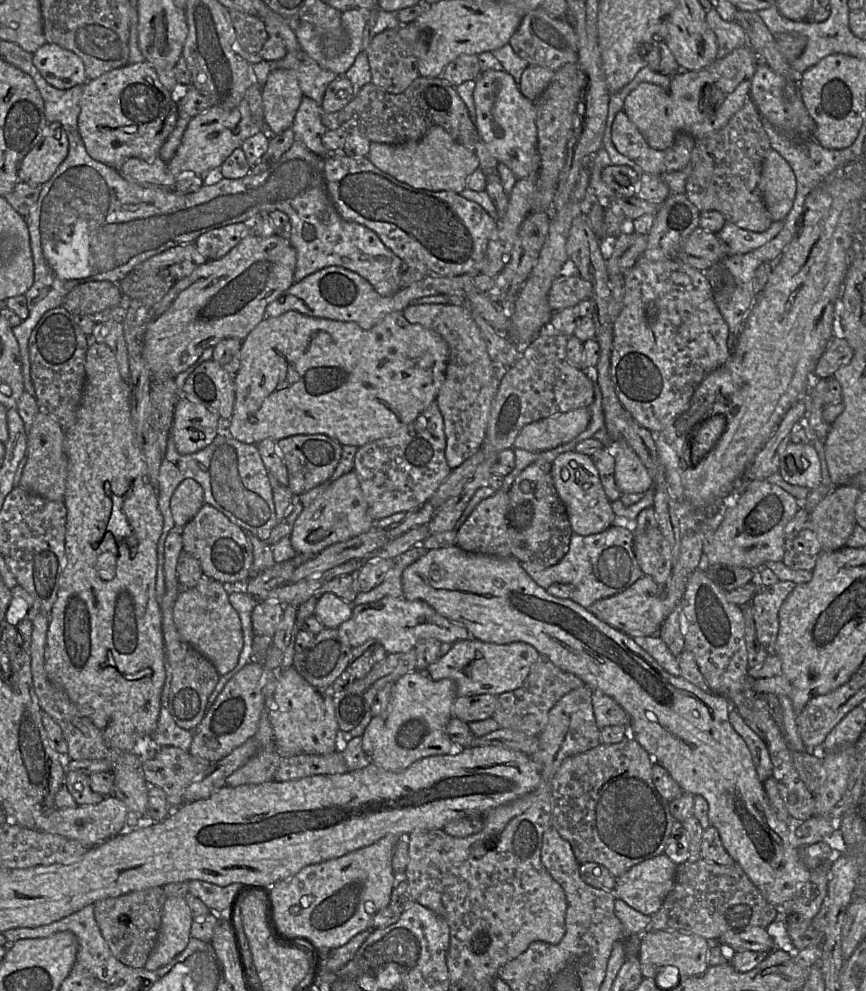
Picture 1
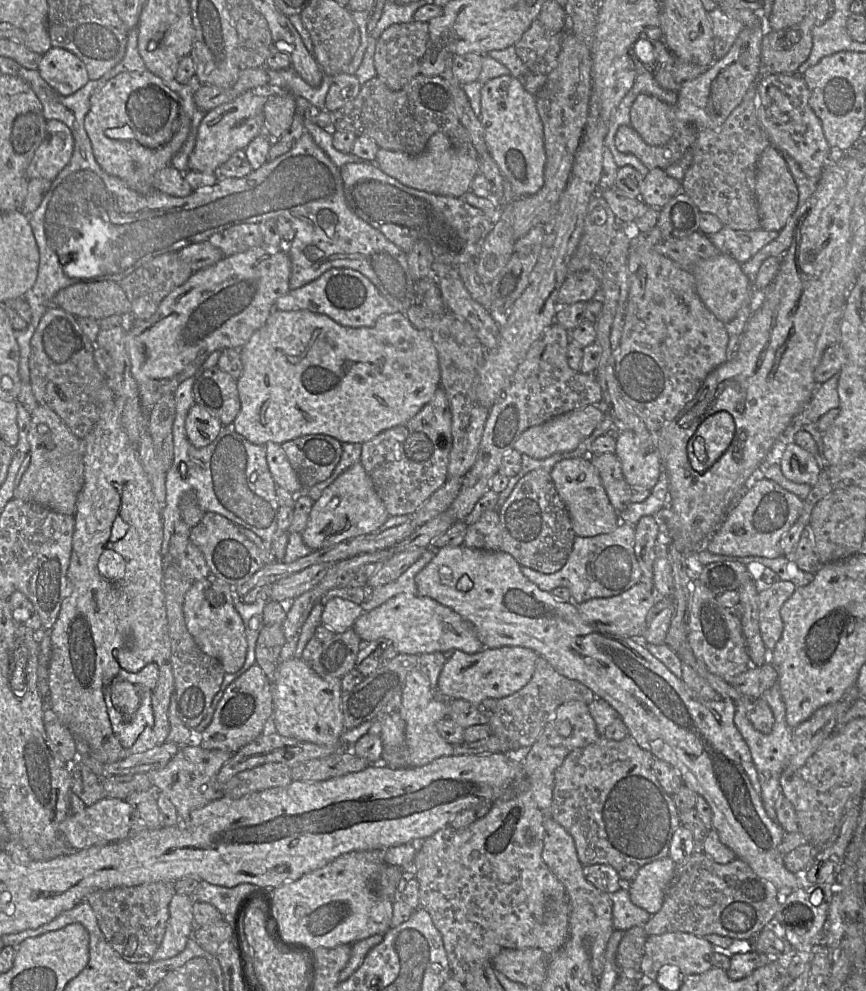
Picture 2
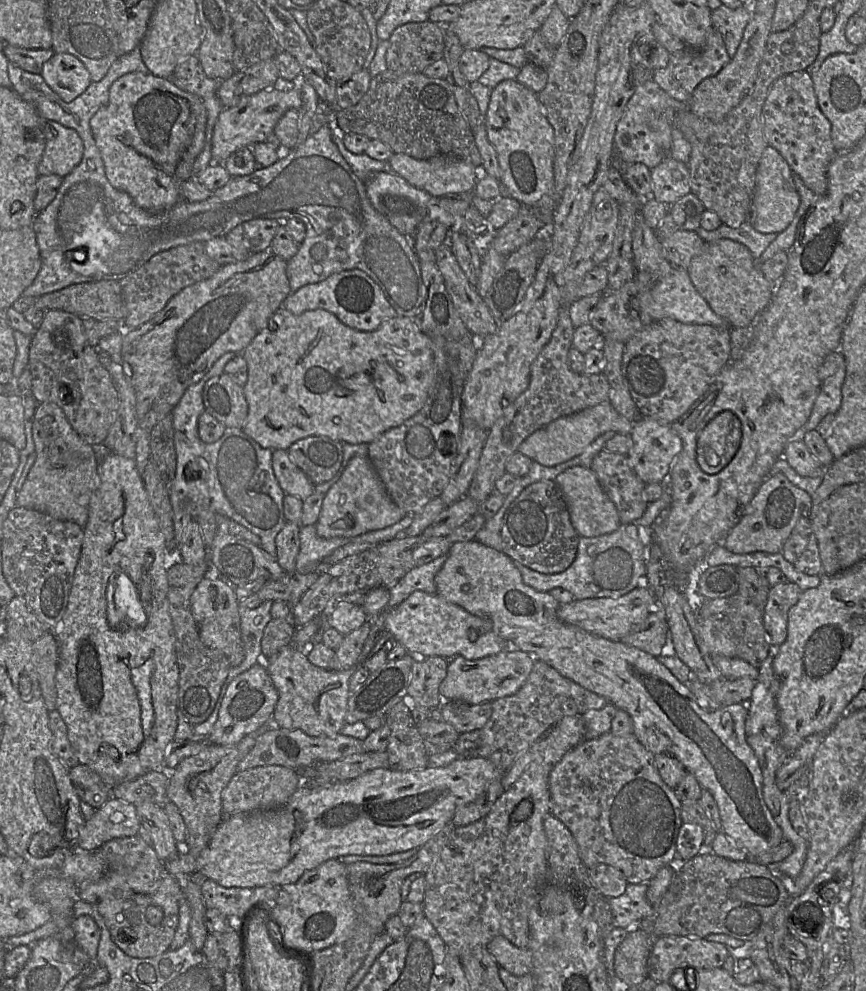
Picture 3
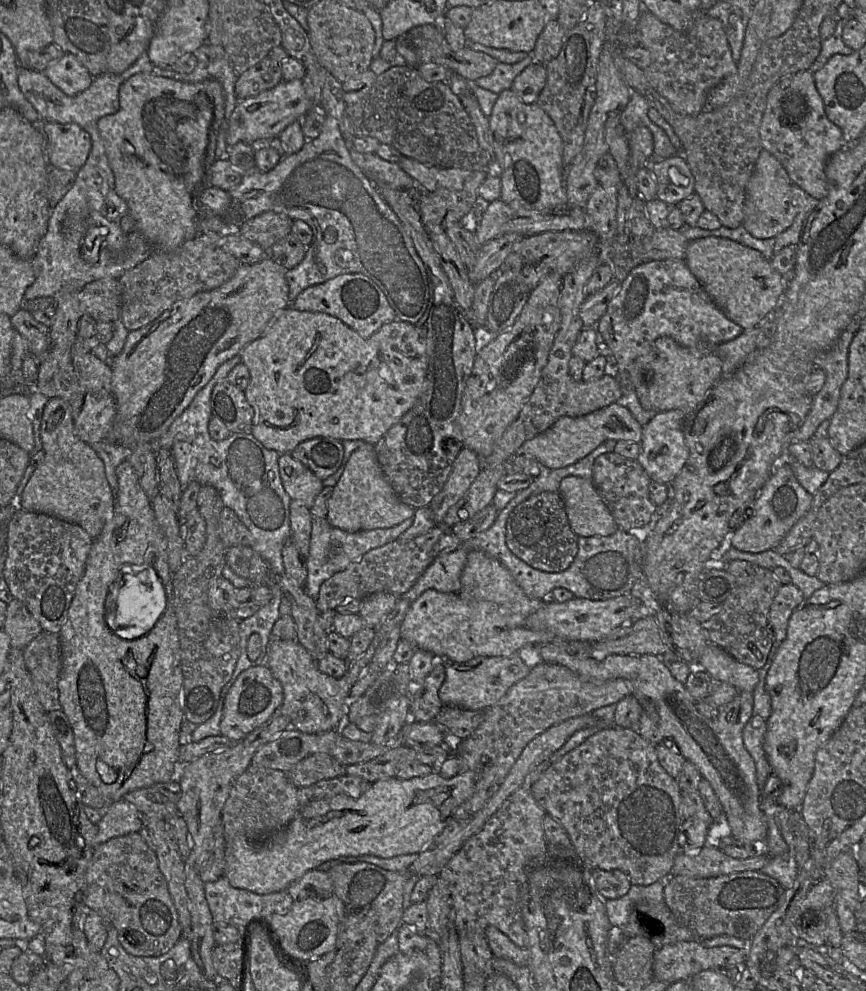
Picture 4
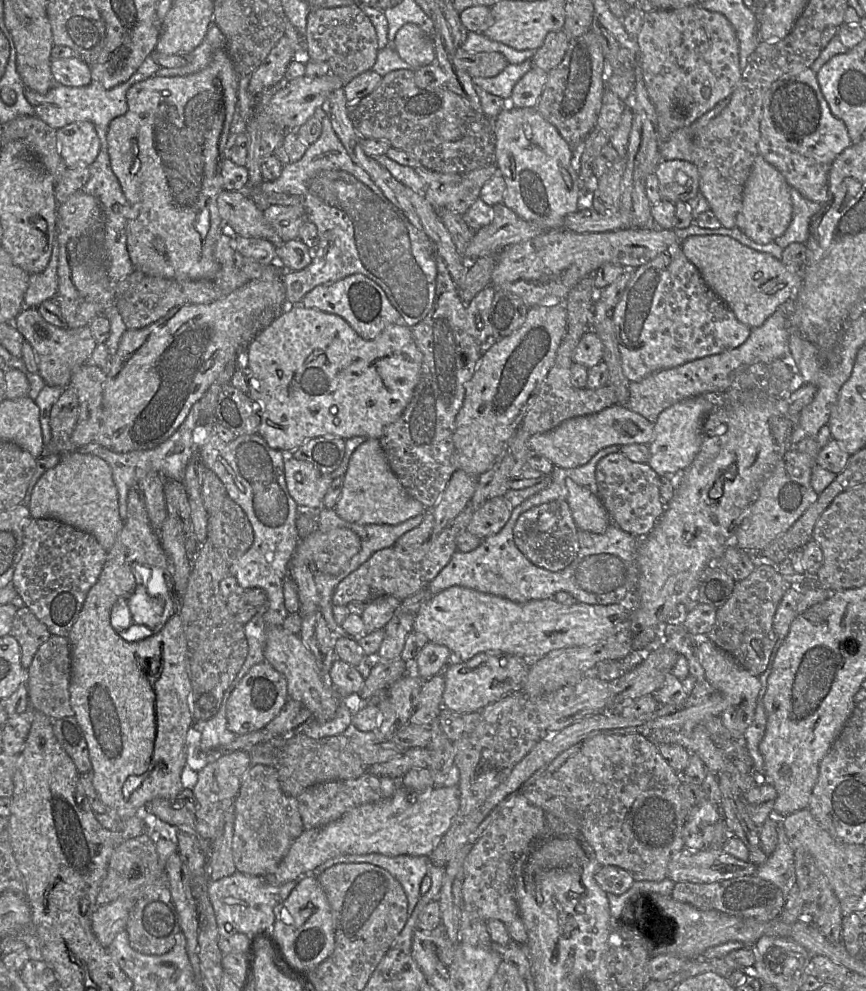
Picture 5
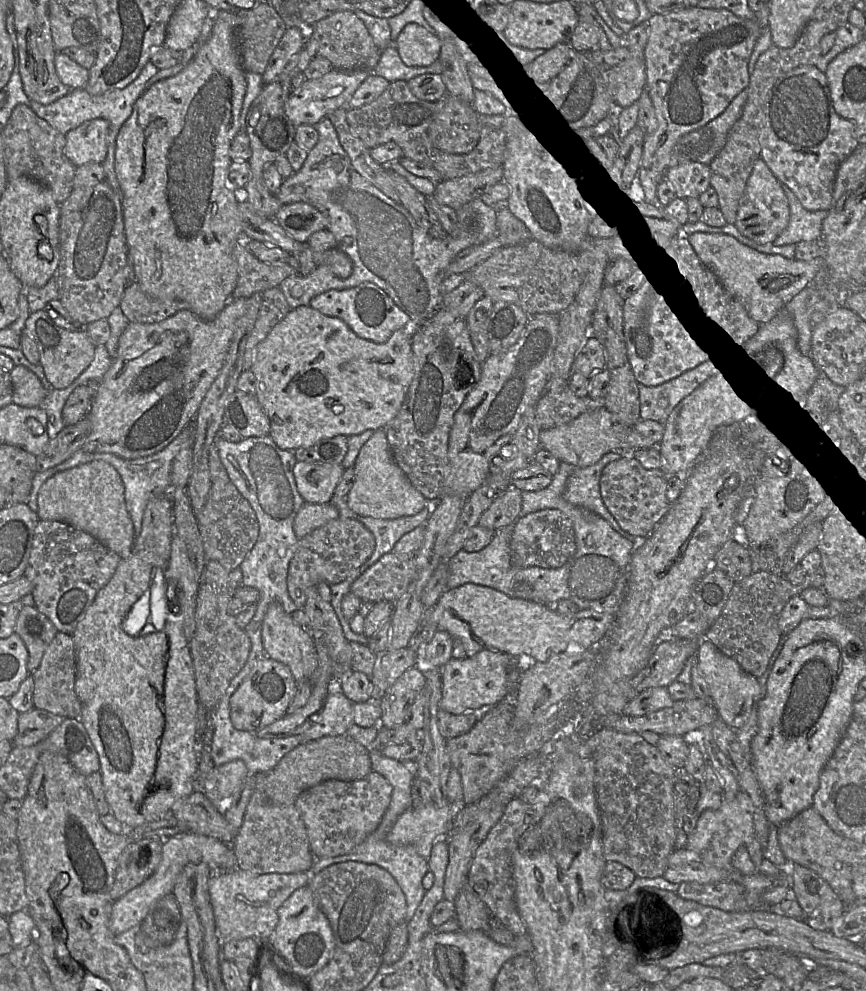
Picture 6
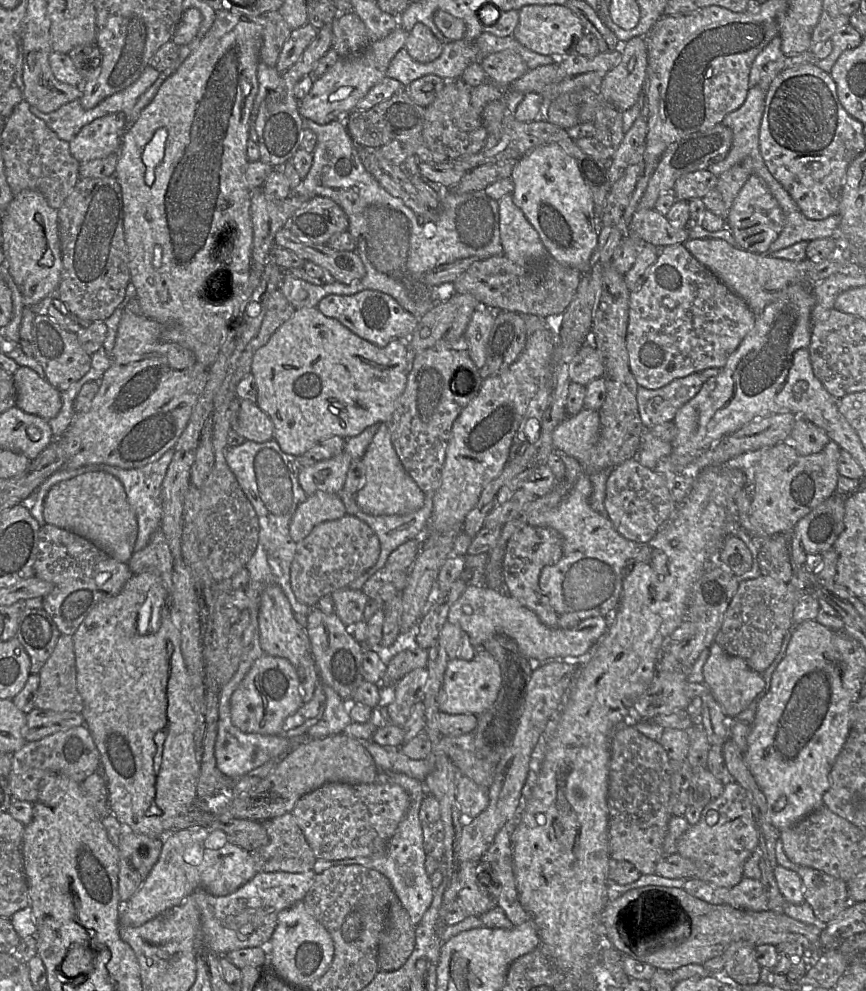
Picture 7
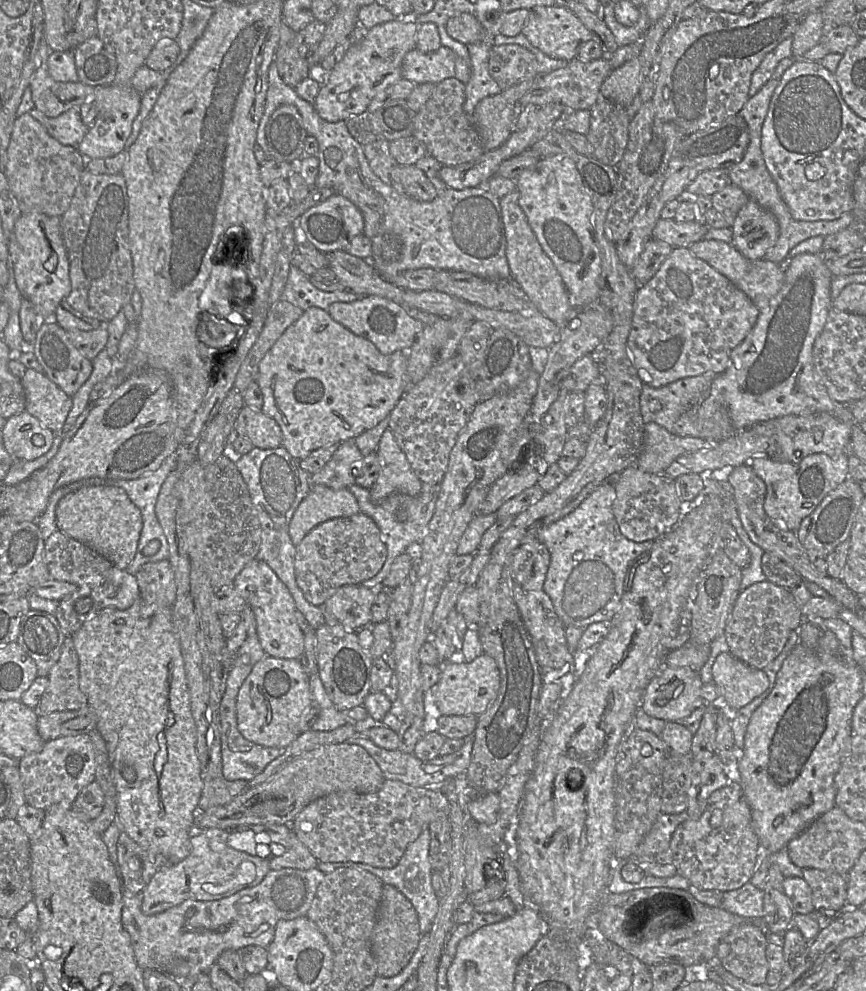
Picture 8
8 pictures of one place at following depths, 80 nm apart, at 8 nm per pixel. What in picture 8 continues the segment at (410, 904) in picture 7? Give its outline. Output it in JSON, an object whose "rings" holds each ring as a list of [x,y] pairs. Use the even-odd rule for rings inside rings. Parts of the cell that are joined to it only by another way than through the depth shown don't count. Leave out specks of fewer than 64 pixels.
{"rings":[[[424,829],[418,838],[408,844],[399,862],[392,868],[377,868],[359,862],[318,862],[317,868],[327,874],[340,867],[363,869],[377,876],[384,884],[389,884],[404,894],[414,906],[422,934],[428,934],[438,911],[439,898],[432,887],[432,868],[429,859],[430,834]]]}

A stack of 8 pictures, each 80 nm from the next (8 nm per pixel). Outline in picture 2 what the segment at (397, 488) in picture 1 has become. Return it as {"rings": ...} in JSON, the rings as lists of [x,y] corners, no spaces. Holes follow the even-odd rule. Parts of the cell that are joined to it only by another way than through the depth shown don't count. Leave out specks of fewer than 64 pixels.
{"rings":[[[439,386],[431,400],[411,420],[385,430],[362,444],[360,463],[371,478],[390,516],[414,514],[436,490],[445,484],[448,479],[452,443],[451,411],[445,391]]]}

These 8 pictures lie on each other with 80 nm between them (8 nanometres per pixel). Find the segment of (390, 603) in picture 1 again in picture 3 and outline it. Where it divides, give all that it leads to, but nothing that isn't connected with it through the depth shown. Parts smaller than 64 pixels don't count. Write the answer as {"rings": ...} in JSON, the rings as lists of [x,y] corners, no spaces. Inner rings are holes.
{"rings":[[[415,591],[396,607],[386,609],[383,613],[383,618],[385,629],[393,634],[397,642],[401,643],[407,649],[408,654],[416,657],[438,656],[447,658],[462,656],[467,660],[477,660],[503,651],[518,650],[510,642],[495,633],[493,624],[489,619],[473,615],[438,594]]]}

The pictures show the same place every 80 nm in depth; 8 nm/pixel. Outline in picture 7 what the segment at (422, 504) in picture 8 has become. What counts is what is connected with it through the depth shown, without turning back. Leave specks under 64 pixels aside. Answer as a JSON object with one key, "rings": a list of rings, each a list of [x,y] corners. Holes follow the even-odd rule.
{"rings":[[[344,490],[339,491],[338,496],[344,503],[346,514],[355,516],[358,519],[365,522],[378,536],[379,542],[380,542],[380,555],[377,563],[369,569],[367,572],[365,572],[363,575],[361,575],[359,578],[351,582],[347,587],[350,589],[358,589],[362,591],[363,584],[379,569],[386,566],[387,560],[389,555],[400,545],[407,542],[411,539],[418,539],[420,536],[427,531],[428,523],[430,516],[432,514],[433,509],[433,498],[435,495],[435,492],[427,492],[424,493],[425,500],[423,506],[412,513],[404,514],[404,515],[380,515],[380,516],[374,516],[365,514],[357,505],[355,501],[355,494],[350,494]]]}

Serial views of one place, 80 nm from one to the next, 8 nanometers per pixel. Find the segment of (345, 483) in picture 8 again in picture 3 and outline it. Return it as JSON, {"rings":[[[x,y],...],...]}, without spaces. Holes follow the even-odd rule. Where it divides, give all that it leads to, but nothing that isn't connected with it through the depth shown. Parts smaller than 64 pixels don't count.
{"rings":[[[273,450],[272,466],[276,479],[286,494],[296,496],[301,500],[314,494],[315,485],[291,460],[287,450]]]}

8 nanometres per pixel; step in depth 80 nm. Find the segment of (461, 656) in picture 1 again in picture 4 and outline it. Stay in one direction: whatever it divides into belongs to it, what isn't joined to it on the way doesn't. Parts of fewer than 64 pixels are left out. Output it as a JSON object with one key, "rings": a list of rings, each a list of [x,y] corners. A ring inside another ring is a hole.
{"rings":[[[517,652],[507,657],[476,657],[462,663],[449,663],[446,677],[439,689],[443,705],[457,706],[467,710],[487,709],[500,700],[516,683],[531,671]]]}

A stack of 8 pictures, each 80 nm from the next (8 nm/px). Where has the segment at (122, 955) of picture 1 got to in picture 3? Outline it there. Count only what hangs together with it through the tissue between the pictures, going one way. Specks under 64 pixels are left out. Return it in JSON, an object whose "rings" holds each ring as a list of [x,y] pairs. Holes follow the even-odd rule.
{"rings":[[[138,834],[112,839],[95,851],[104,856],[106,872],[97,881],[79,887],[79,898],[96,908],[111,938],[127,955],[151,958],[170,949],[179,906],[185,898],[180,879],[167,871],[154,848]]]}

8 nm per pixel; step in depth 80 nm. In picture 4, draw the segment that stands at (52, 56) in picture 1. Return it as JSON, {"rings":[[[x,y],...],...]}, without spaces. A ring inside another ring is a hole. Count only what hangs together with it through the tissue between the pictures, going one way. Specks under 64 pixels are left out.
{"rings":[[[65,53],[44,72],[46,77],[68,96],[83,92],[94,80],[87,68],[71,53]]]}

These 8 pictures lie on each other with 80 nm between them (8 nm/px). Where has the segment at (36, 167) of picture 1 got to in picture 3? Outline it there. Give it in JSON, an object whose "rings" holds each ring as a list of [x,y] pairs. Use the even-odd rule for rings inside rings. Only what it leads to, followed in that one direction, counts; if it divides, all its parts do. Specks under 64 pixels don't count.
{"rings":[[[43,119],[43,133],[46,144],[38,165],[39,176],[55,174],[65,177],[81,162],[84,151],[83,141],[74,129],[67,128],[53,120]]]}

